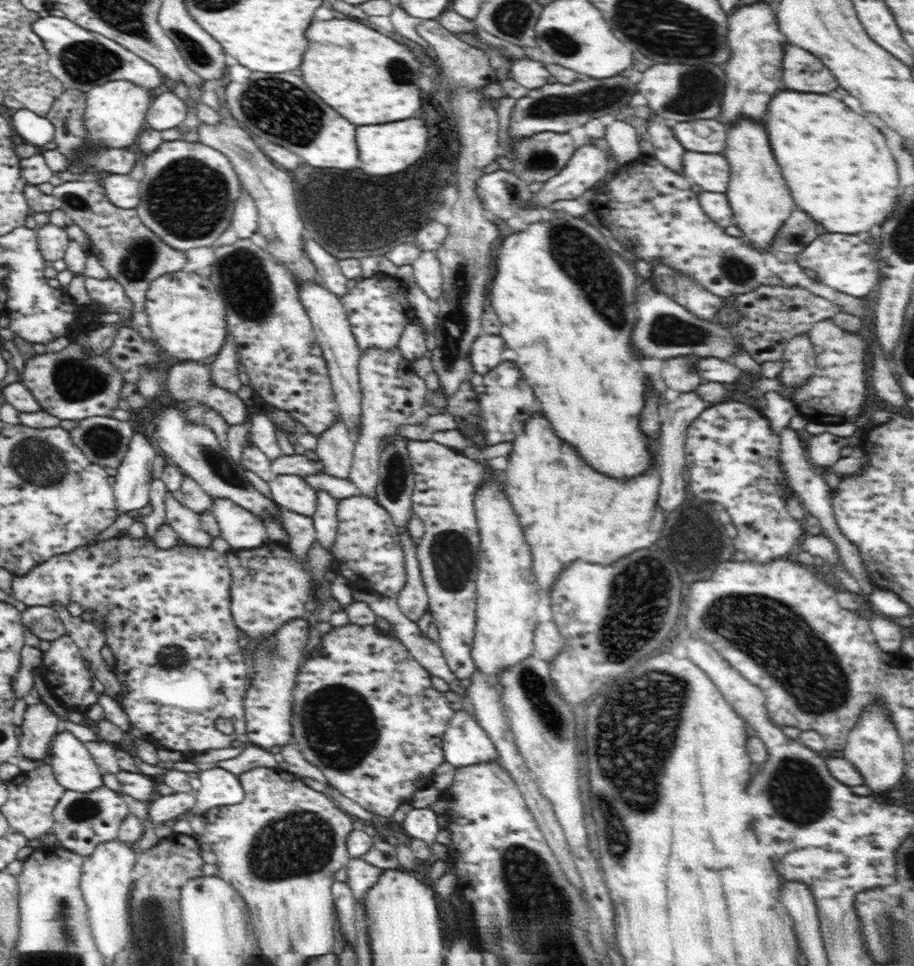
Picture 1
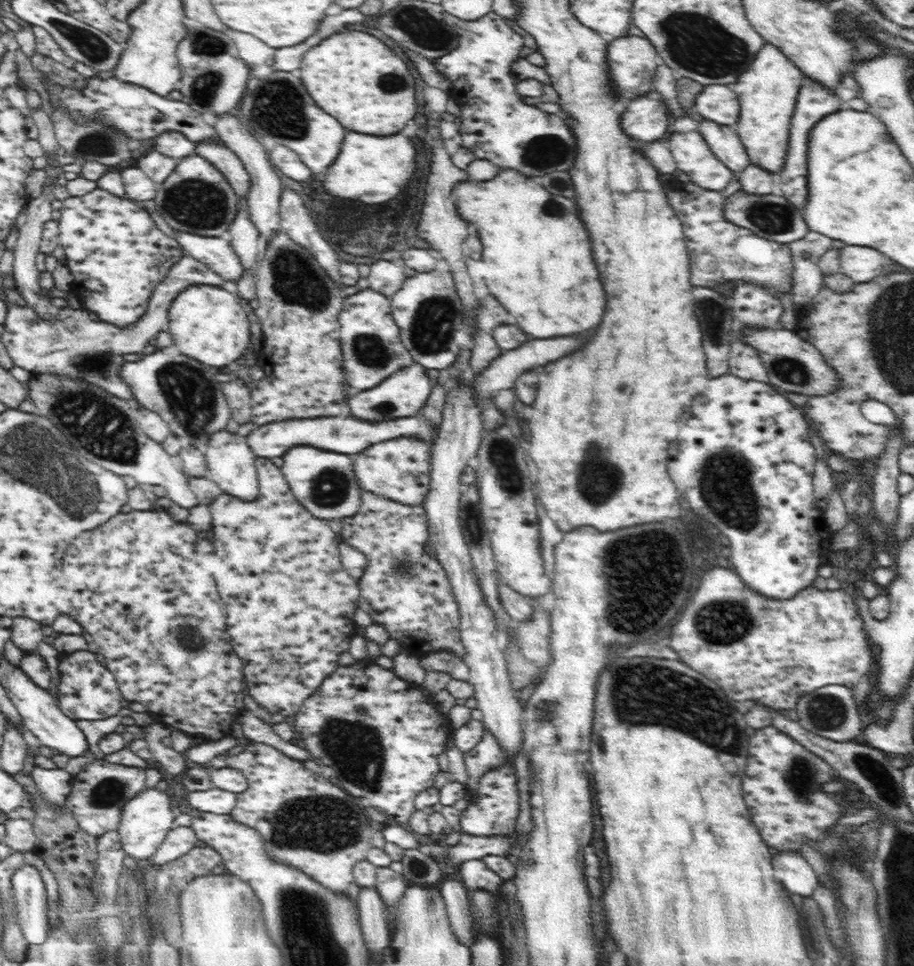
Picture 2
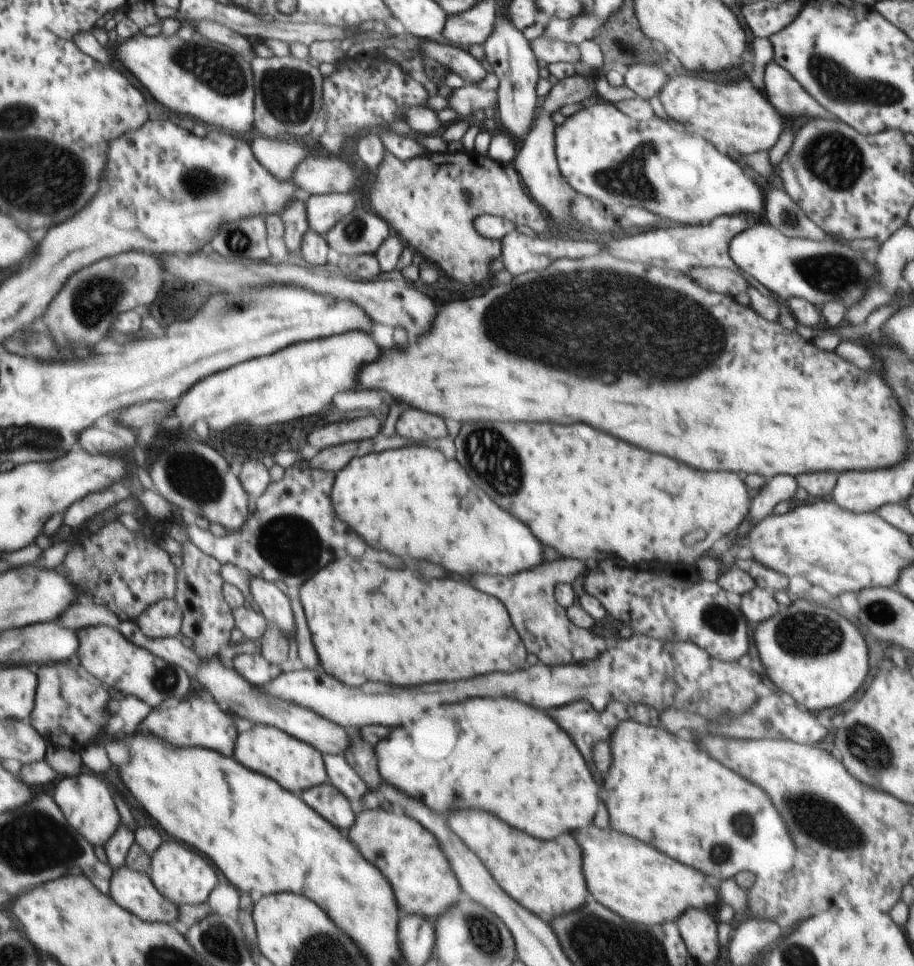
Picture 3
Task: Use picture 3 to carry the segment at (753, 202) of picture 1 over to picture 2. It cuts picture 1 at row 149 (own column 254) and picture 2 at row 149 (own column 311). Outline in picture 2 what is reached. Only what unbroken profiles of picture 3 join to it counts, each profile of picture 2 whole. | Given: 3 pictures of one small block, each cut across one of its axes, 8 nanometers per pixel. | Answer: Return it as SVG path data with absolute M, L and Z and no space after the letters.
M765 43L736 82L728 85L738 97L740 112L734 129L748 153L751 164L778 174L788 150L789 128L800 86L806 78L787 56L772 44Z

